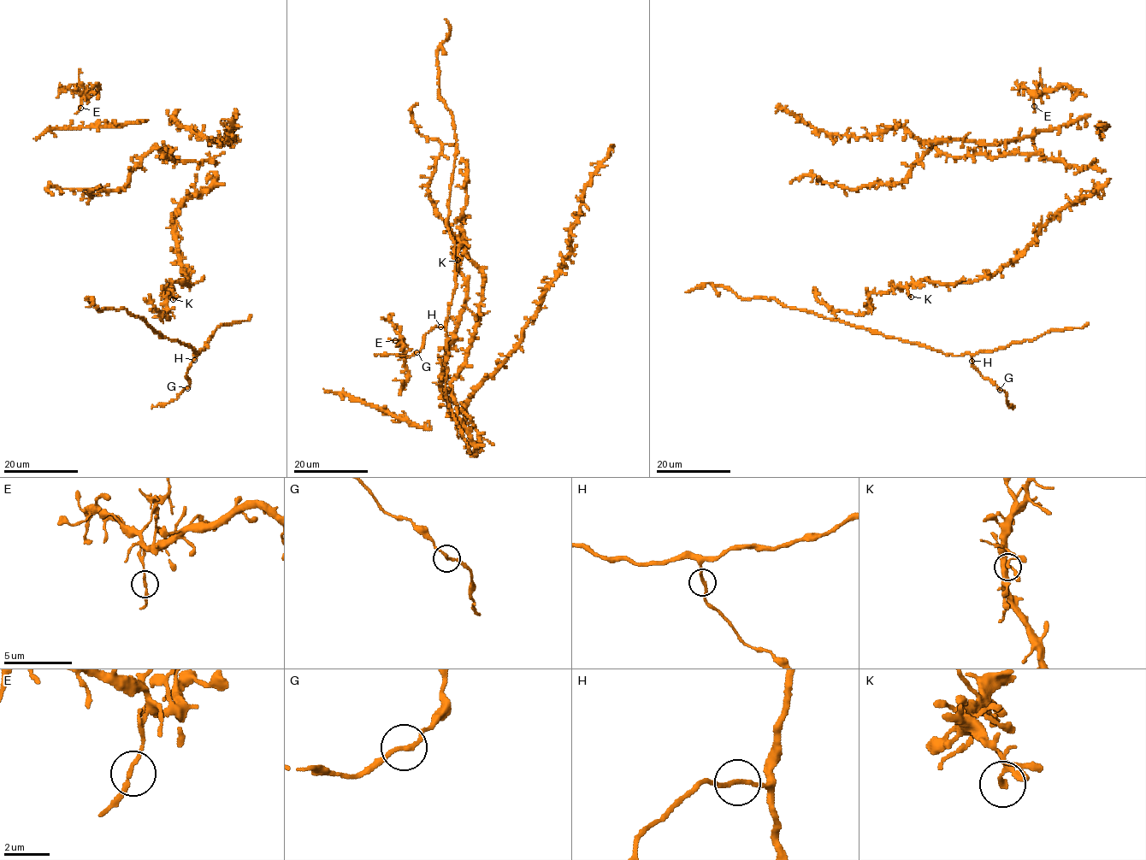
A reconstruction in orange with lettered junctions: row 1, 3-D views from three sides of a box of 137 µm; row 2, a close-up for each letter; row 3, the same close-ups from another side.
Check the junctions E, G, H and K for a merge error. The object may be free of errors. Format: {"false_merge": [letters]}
{"false_merge": []}

